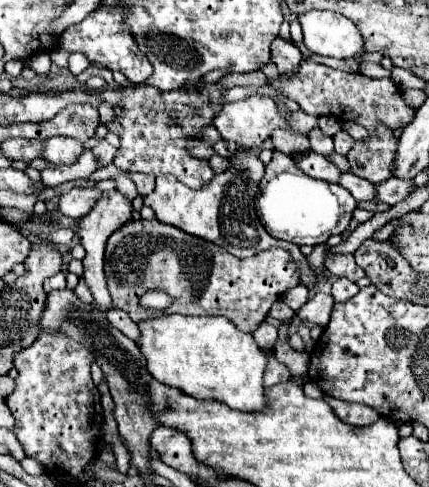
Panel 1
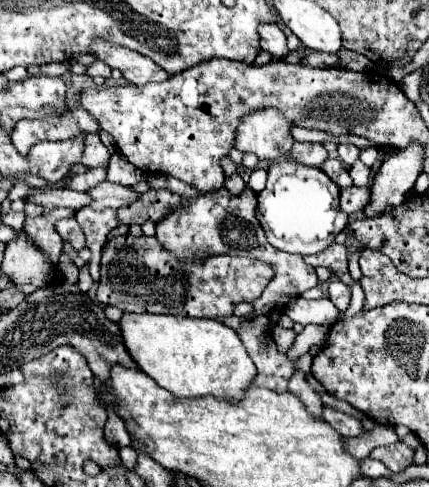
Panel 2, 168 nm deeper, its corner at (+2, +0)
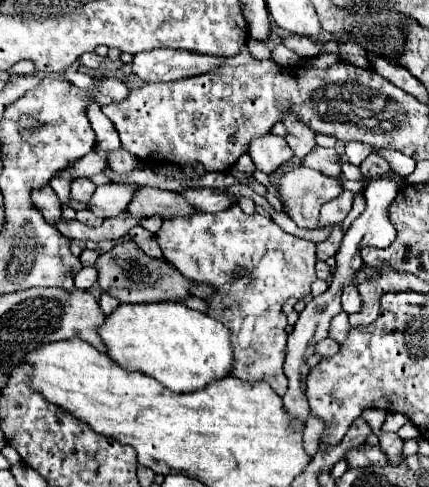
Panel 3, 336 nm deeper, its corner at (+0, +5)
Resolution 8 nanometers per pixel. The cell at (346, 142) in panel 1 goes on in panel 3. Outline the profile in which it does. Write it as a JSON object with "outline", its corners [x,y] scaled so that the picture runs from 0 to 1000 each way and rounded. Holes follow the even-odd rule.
{"outline":[[[814,290],[804,294],[804,318],[809,331],[823,339],[841,339],[841,331],[865,314],[865,298],[846,298],[841,290]]]}

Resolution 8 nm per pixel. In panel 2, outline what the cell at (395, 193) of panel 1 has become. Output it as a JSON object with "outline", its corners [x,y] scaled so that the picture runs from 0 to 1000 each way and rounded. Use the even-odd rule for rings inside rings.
{"outline":[[[832,382],[795,386],[795,431],[804,439],[823,439],[832,431],[846,431],[855,423],[860,407],[865,407],[860,386],[832,386]]]}

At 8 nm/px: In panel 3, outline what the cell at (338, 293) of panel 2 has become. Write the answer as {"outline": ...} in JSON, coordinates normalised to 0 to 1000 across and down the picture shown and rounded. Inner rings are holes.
{"outline":[[[809,585],[800,593],[800,610],[795,610],[795,622],[800,622],[800,639],[804,643],[832,643],[837,630],[841,630],[841,610],[837,610],[837,598],[828,585]]]}

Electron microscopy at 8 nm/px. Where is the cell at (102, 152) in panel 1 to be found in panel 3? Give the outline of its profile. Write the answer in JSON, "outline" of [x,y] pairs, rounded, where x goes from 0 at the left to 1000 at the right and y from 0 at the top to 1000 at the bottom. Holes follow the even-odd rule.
{"outline":[[[203,363],[175,368],[175,372],[166,376],[166,409],[189,413],[189,417],[203,417],[203,413],[212,409],[212,400],[221,396],[221,384],[226,384],[226,380],[221,380],[212,368],[203,368]]]}

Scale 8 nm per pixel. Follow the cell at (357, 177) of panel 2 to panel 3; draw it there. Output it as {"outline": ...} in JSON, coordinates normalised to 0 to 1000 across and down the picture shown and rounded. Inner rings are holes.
{"outline":[[[800,331],[800,335],[795,335],[795,347],[800,347],[804,368],[814,368],[814,372],[846,372],[846,355],[841,355],[841,347],[828,343],[828,339],[818,339],[814,331]]]}

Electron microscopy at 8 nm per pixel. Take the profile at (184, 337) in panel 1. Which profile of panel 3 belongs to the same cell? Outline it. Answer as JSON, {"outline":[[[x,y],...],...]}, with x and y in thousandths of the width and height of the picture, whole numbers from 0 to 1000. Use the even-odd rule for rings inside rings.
{"outline":[[[343,622],[343,626],[277,626],[231,671],[231,688],[254,713],[254,733],[291,758],[343,766],[347,774],[366,778],[380,795],[408,807],[450,807],[473,799],[478,791],[510,782],[538,770],[548,749],[543,708],[538,708],[538,680],[501,659],[497,651],[441,634],[427,622]]]}

